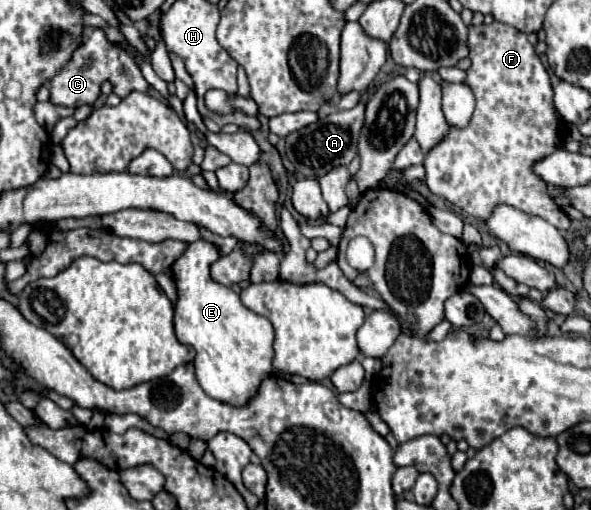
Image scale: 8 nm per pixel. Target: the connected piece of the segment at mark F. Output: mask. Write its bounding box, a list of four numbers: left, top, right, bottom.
[425,21,569,231]

